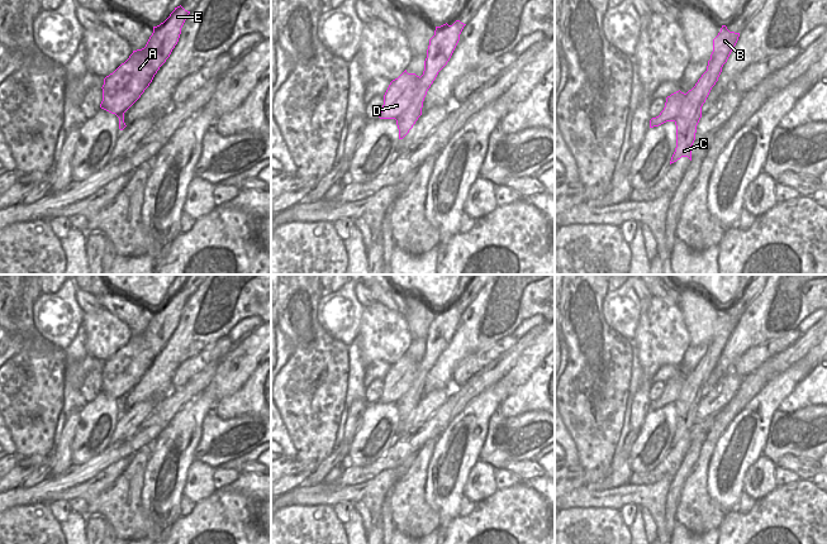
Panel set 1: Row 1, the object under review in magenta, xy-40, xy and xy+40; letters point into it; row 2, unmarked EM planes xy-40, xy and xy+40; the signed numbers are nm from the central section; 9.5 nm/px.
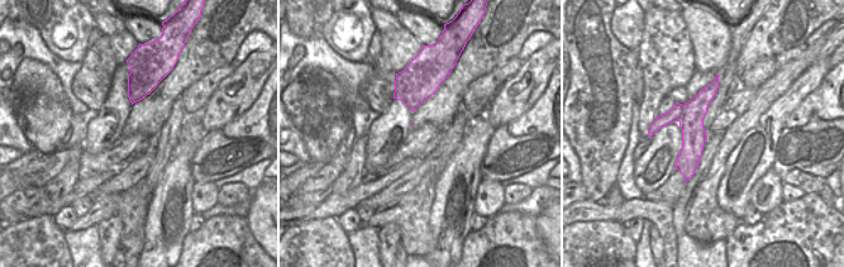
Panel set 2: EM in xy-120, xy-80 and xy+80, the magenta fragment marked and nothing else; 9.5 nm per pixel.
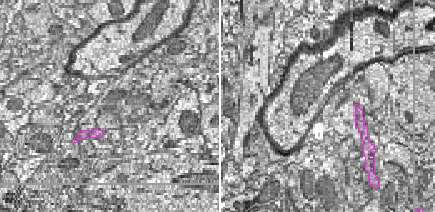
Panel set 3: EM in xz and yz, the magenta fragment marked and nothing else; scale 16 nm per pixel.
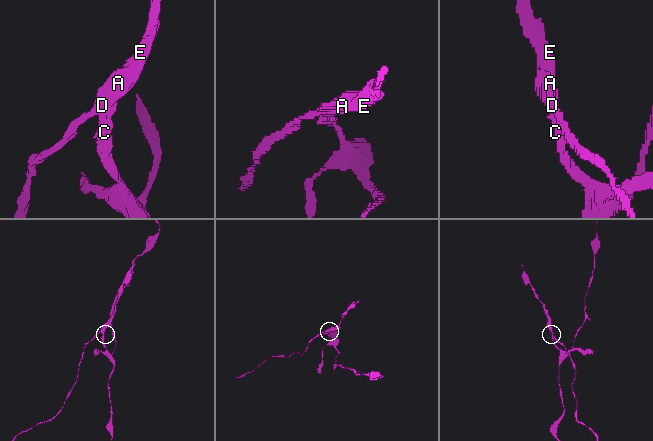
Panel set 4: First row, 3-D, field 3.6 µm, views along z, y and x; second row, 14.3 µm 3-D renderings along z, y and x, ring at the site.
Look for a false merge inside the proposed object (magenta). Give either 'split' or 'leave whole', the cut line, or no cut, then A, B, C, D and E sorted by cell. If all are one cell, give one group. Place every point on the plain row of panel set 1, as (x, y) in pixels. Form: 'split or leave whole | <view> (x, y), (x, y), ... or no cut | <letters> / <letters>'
split | xy (421, 361), (410, 387), (395, 402) | A B D E / C

